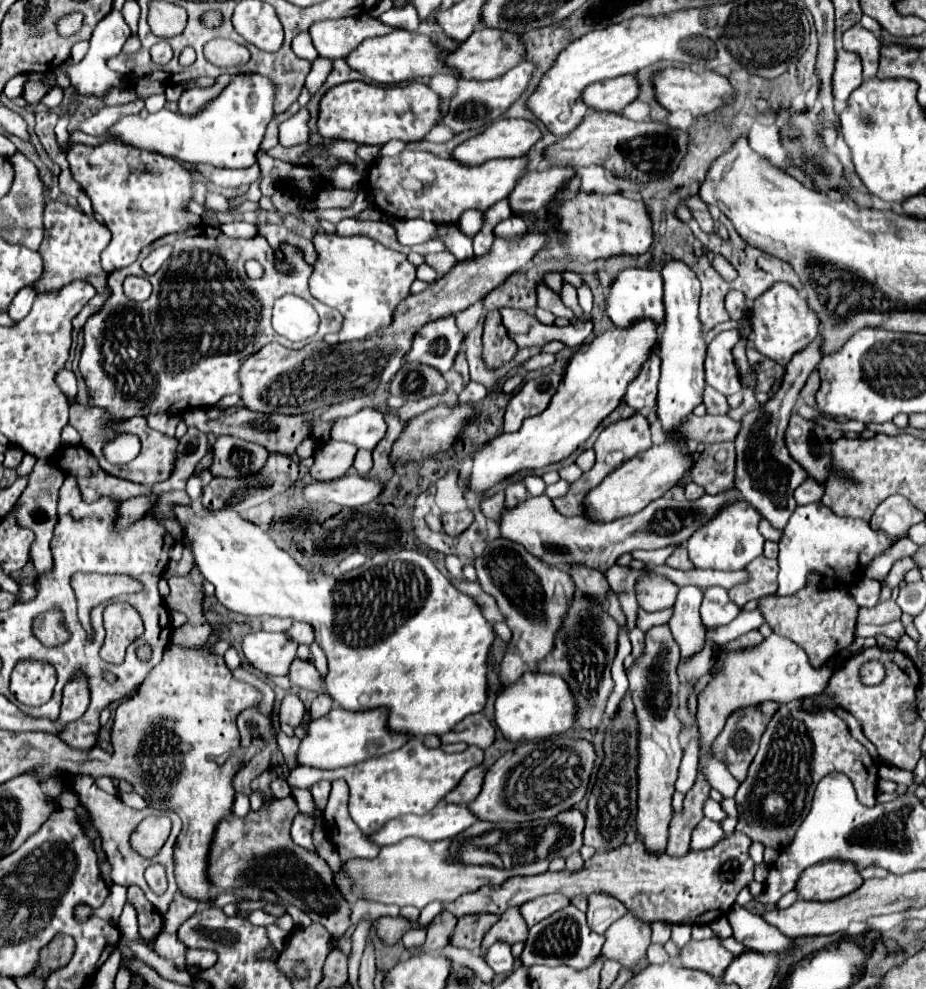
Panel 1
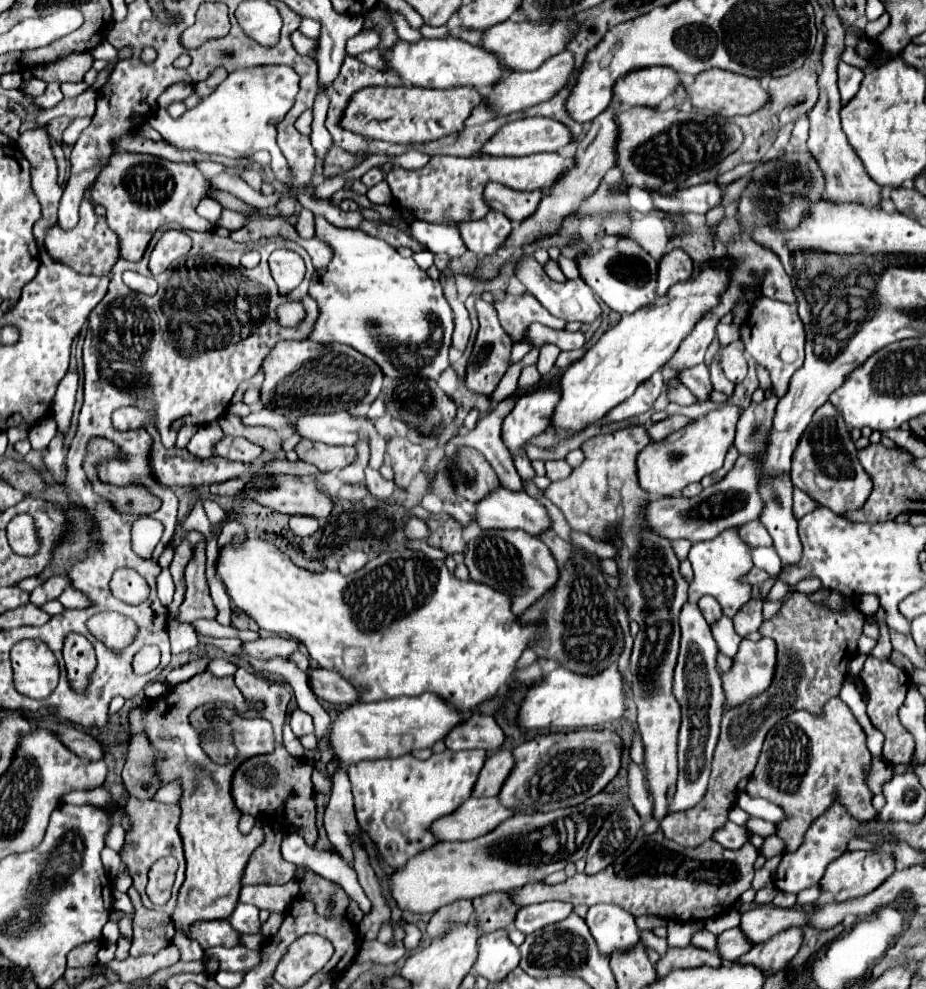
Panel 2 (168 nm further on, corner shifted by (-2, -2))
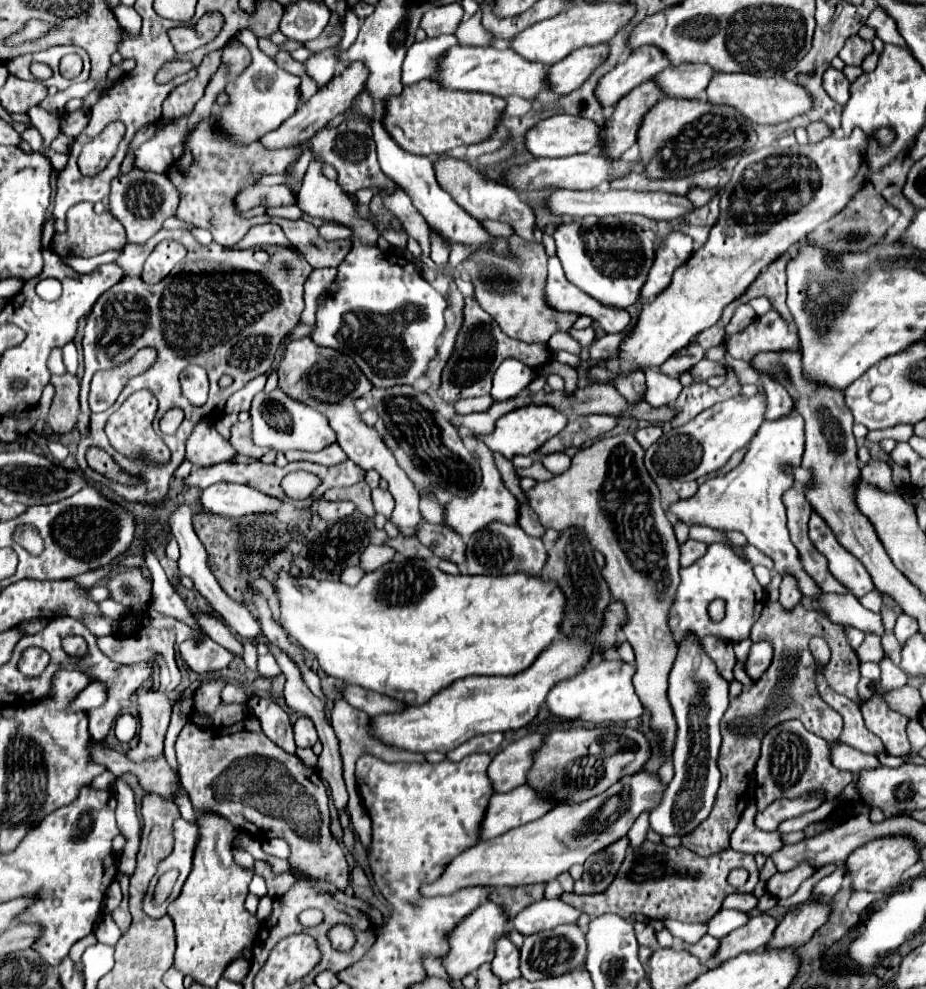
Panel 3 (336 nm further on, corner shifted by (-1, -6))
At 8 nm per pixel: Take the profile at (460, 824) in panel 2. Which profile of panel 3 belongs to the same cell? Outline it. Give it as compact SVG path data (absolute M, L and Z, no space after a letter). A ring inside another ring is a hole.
M519 786L505 794L493 794L489 798L487 814L481 822L479 838L489 840L501 836L511 828L541 818L553 806L557 806L557 802L545 800L539 792L531 790L529 786Z

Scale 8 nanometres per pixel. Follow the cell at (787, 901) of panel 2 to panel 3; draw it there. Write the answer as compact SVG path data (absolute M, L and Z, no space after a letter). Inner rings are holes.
M834 863L823 867L813 876L805 880L805 882L801 884L800 888L797 890L797 892L795 892L795 894L793 894L789 898L778 900L778 905L792 907L797 906L800 903L806 902L811 897L812 890L816 883L825 876L834 872L836 869L837 864Z

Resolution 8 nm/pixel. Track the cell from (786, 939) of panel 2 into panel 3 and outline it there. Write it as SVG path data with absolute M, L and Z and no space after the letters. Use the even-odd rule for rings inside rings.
M805 902L795 910L787 912L783 922L777 926L767 948L799 948L807 944L815 930L827 922L829 906L821 902Z

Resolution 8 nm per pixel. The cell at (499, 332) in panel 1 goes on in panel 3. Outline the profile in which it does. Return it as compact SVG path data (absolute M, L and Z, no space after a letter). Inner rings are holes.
M467 298L465 300L463 330L461 330L461 334L457 338L453 356L451 356L449 364L445 366L445 370L443 370L443 382L441 382L439 394L443 396L443 400L447 400L451 404L455 404L461 398L489 394L491 392L491 378L493 378L495 370L499 368L499 364L505 358L519 358L527 366L539 368L541 364L551 360L551 352L549 352L547 346L537 346L537 344L529 346L525 342L511 340L509 336L505 336L501 332L497 322L479 306L479 302L475 302L475 298Z

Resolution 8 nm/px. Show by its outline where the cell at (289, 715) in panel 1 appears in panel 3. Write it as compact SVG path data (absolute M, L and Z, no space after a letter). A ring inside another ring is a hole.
M301 716L295 724L293 724L293 732L295 732L295 742L297 748L311 748L317 742L317 732L315 726L309 718Z

